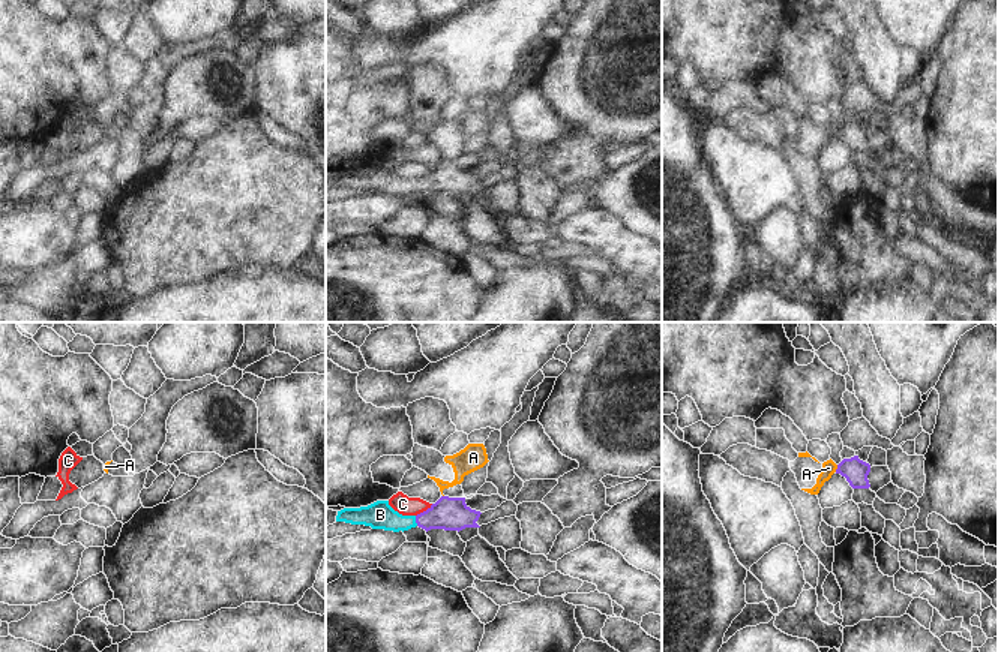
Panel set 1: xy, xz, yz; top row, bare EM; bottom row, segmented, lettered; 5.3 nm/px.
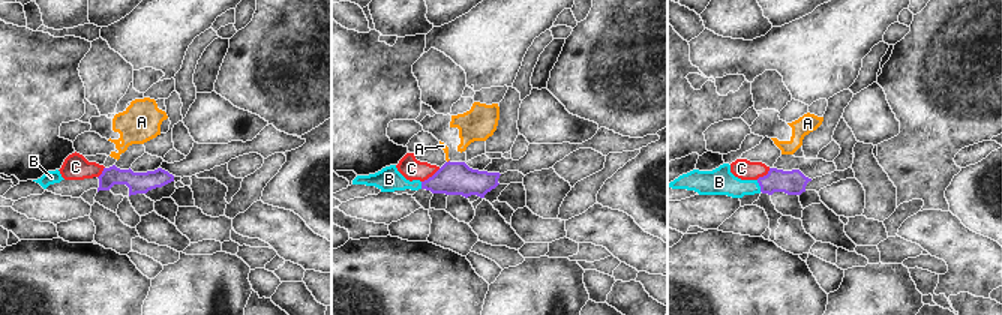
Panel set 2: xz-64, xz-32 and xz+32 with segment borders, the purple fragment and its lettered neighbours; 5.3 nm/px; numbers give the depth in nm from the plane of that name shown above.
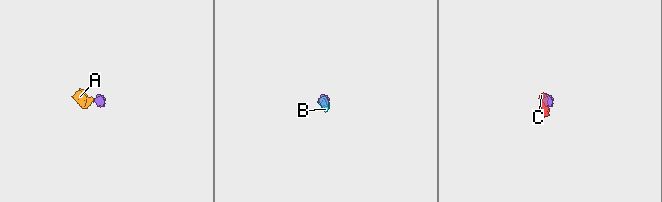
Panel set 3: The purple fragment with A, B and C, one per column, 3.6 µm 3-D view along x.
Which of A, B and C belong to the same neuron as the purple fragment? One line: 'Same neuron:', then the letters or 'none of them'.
Same neuron: A, B

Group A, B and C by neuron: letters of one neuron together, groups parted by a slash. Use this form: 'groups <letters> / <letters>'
groups A B / C

